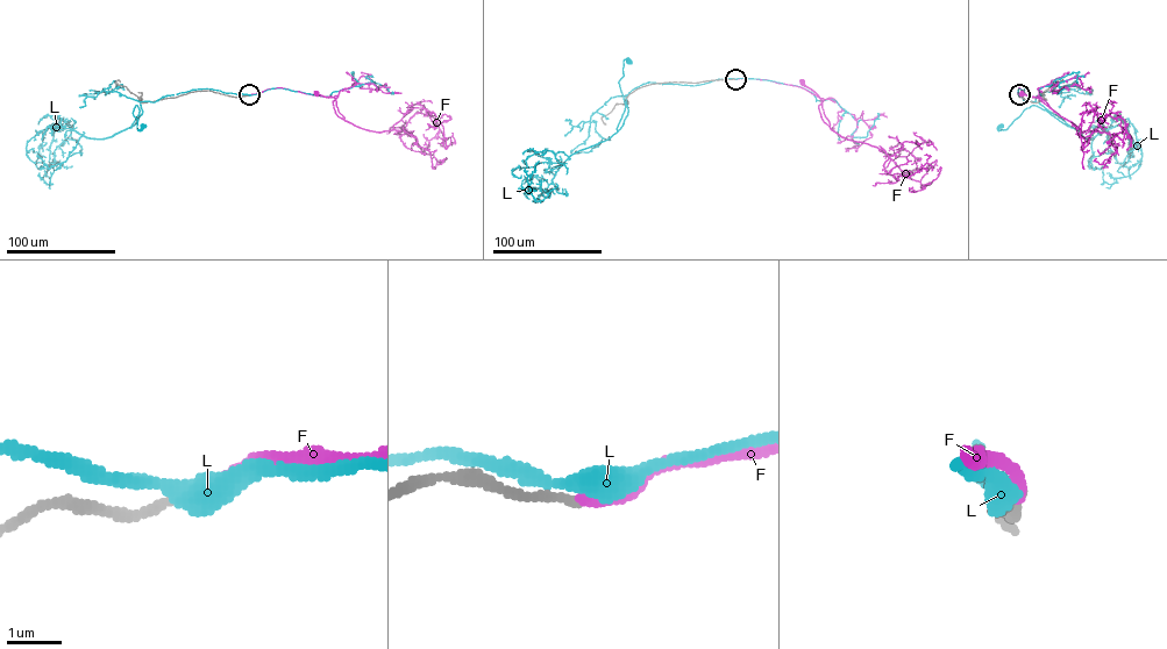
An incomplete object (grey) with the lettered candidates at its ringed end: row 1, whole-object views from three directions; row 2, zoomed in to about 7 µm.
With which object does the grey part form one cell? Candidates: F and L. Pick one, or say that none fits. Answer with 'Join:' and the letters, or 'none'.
Join: none

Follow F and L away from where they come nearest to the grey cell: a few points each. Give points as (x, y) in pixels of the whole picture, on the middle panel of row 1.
F: (735, 79), (767, 79), (802, 87), (819, 97), (802, 81)
L: (735, 79), (644, 84), (626, 95), (627, 115), (618, 130), (625, 106), (619, 80), (624, 61), (630, 61)

